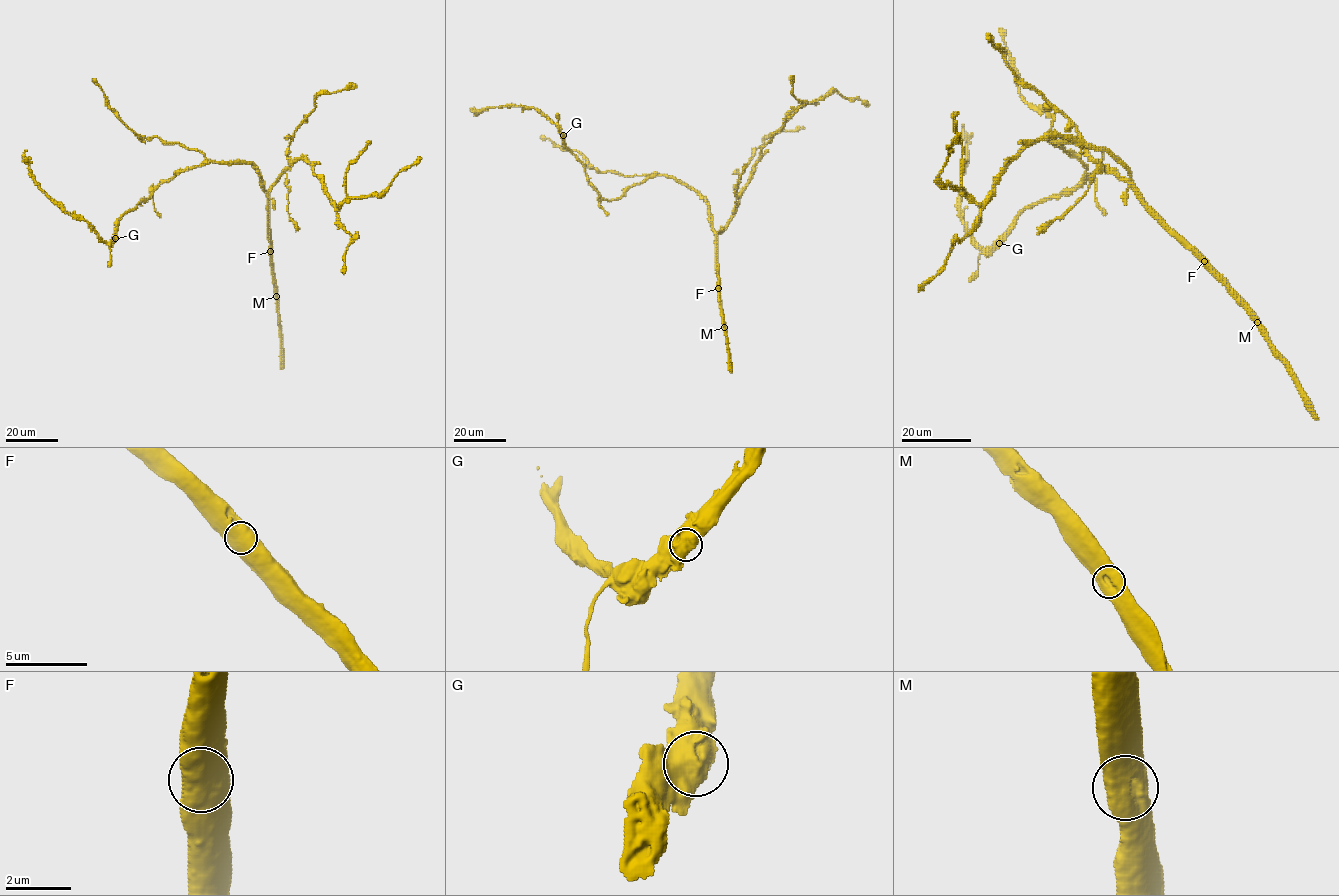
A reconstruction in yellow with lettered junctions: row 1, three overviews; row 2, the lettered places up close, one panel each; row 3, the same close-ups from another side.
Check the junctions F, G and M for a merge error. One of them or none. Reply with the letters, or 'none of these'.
none of these

